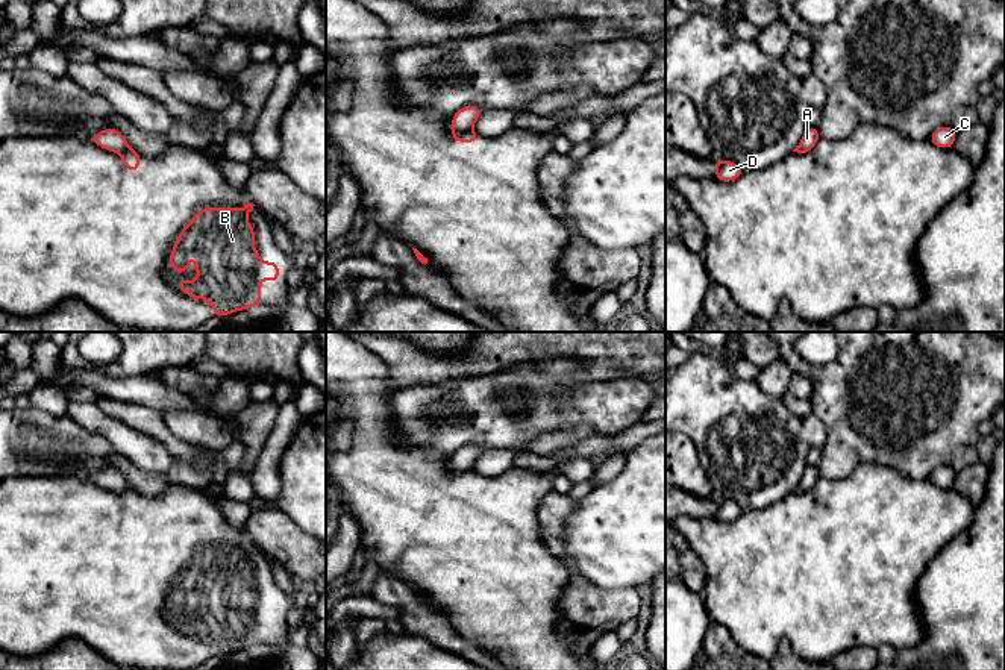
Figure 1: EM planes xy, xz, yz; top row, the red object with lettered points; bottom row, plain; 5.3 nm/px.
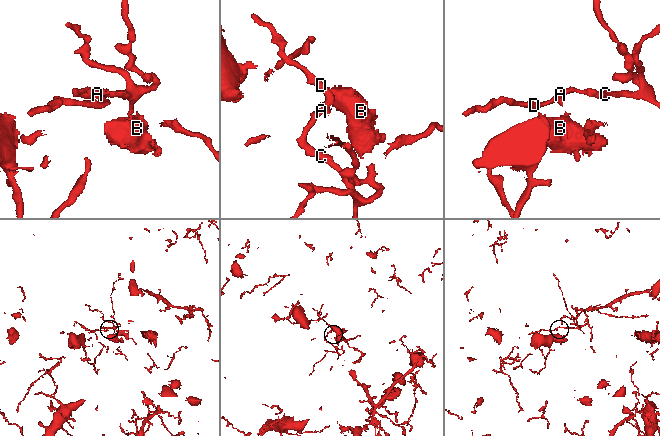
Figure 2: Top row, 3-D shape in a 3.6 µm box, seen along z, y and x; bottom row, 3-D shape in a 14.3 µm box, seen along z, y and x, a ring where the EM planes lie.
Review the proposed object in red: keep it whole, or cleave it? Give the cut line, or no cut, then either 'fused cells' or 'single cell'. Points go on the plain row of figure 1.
xz (470, 469), (455, 475) | fused cells

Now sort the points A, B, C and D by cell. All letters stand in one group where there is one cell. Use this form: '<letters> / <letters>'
A C D / B

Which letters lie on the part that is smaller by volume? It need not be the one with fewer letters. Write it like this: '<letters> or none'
A, C, D

